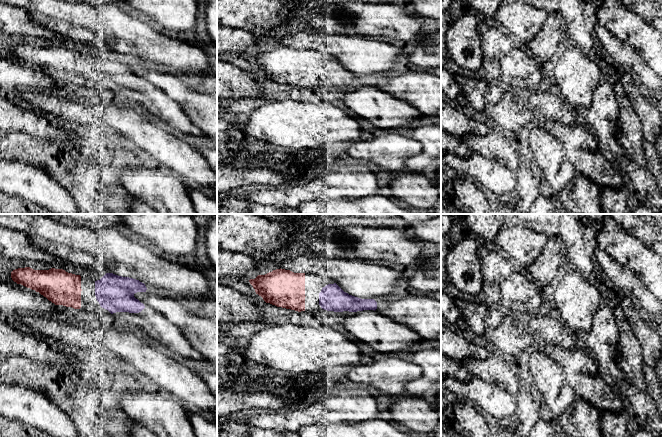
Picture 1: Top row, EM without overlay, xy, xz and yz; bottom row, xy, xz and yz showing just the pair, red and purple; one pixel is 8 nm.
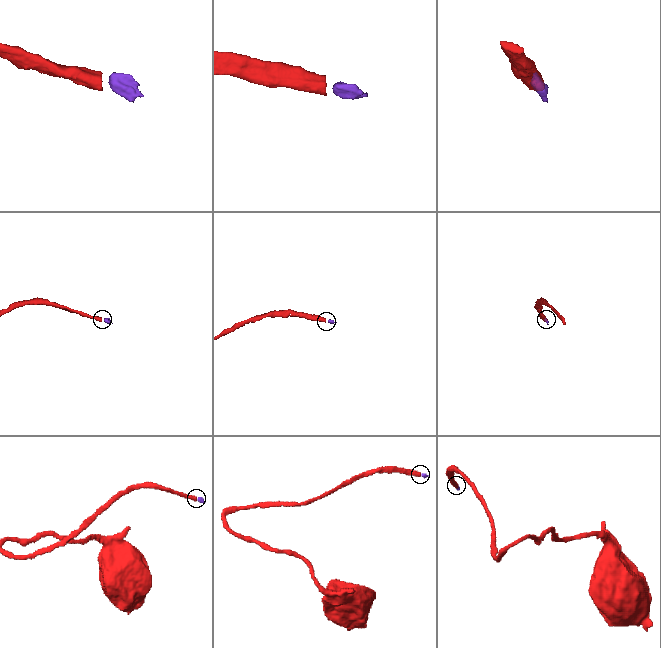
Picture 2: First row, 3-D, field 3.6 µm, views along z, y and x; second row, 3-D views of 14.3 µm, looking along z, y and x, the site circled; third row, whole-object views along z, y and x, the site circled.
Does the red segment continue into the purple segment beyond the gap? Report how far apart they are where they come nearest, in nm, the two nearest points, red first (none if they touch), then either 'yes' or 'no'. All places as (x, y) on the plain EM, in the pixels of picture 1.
gap 110 nm; span xy (81, 65), (95, 65); yes

